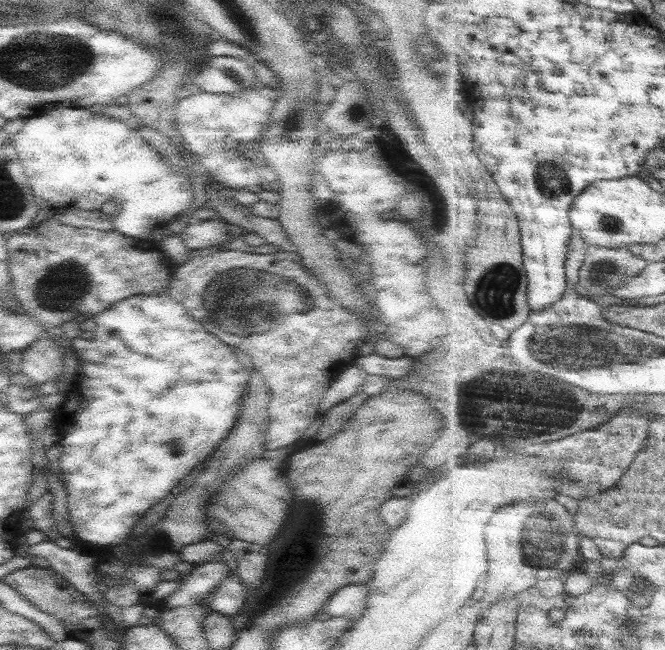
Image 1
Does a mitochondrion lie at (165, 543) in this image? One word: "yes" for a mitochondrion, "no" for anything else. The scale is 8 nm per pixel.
yes

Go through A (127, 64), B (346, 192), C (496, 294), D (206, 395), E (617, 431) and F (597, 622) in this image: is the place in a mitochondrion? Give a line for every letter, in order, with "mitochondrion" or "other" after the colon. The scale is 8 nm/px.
A: other
B: other
C: mitochondrion
D: other
E: mitochondrion
F: other

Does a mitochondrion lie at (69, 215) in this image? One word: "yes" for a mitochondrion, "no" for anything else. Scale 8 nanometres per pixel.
no

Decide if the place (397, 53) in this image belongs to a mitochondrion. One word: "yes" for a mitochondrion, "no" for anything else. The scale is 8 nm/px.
no

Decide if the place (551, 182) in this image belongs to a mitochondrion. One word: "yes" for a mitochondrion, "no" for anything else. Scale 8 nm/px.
yes

